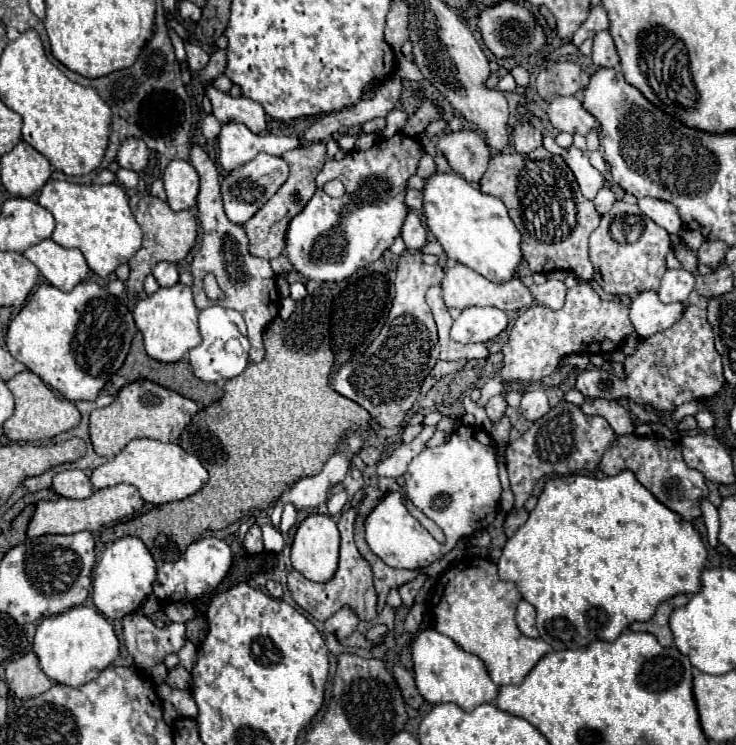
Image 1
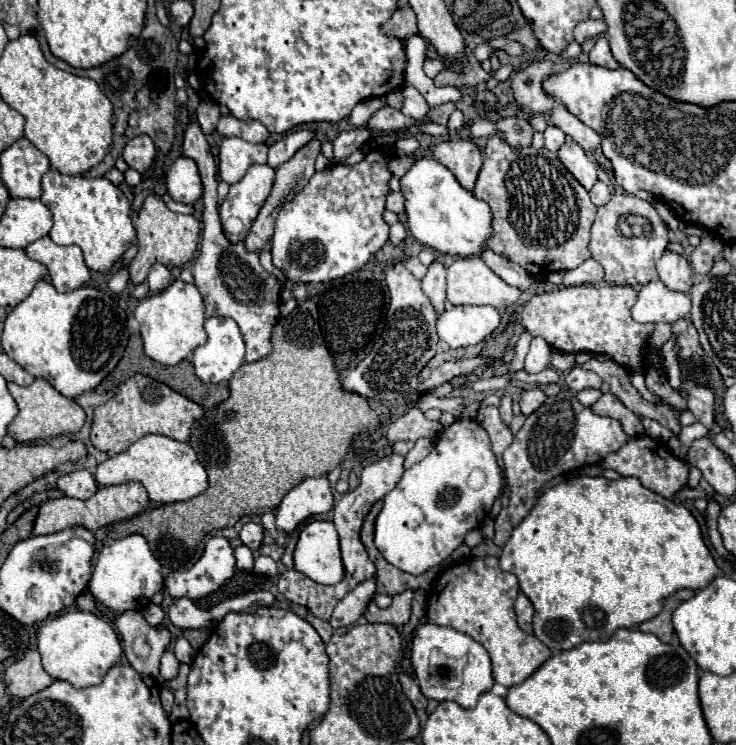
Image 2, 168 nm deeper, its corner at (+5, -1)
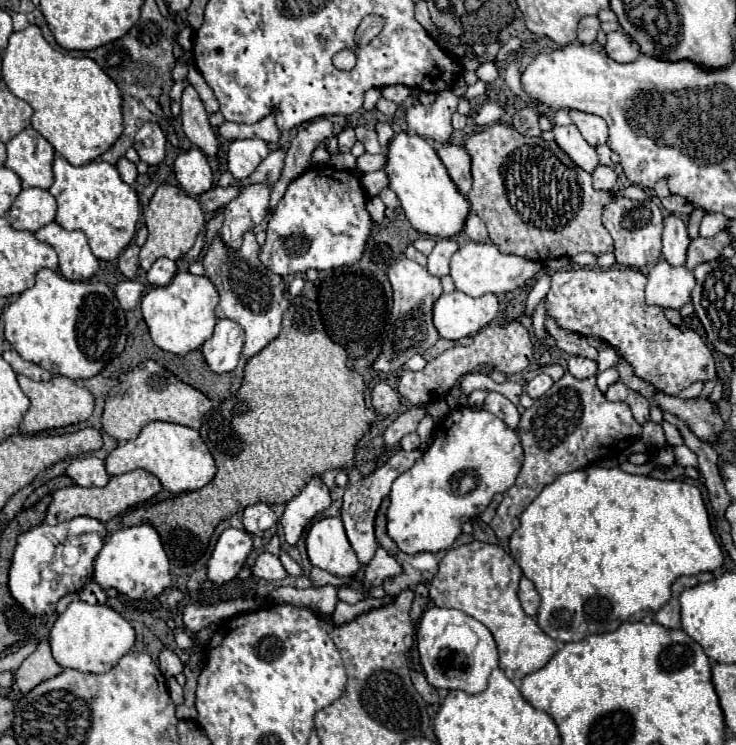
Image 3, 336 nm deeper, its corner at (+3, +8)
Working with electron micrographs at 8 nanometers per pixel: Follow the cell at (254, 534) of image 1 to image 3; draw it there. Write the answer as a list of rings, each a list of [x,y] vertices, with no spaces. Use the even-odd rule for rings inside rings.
[[[255,503],[243,511],[243,527],[251,535],[271,539],[277,531],[277,517],[267,503]]]

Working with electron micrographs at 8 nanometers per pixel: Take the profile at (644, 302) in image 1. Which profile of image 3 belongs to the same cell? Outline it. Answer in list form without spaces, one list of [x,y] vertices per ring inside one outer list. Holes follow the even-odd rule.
[[[659,261],[647,273],[645,303],[661,309],[681,309],[691,299],[695,277],[685,267],[671,267],[667,261]]]

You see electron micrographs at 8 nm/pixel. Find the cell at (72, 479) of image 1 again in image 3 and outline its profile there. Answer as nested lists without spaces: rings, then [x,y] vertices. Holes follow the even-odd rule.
[[[97,457],[75,459],[67,467],[67,475],[79,487],[103,487],[109,483],[109,475],[103,467],[103,461]]]

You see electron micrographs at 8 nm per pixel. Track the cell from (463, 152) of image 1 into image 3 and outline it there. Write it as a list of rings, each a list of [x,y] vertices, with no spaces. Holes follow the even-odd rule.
[[[443,143],[439,145],[437,153],[459,191],[467,195],[471,191],[471,155],[467,155],[467,149],[463,145]]]

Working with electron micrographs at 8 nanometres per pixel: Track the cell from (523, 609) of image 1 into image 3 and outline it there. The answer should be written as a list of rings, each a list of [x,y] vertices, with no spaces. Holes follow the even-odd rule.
[[[521,577],[521,583],[519,583],[519,601],[521,601],[523,611],[529,617],[535,617],[537,615],[537,609],[539,609],[539,593],[535,591],[533,583],[527,577]]]

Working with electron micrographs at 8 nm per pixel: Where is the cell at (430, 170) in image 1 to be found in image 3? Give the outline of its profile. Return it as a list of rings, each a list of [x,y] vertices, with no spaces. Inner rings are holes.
[[[363,153],[363,155],[357,159],[357,169],[359,169],[361,173],[377,171],[377,169],[383,169],[385,165],[387,165],[387,155],[385,155],[385,153],[379,153],[379,155]]]

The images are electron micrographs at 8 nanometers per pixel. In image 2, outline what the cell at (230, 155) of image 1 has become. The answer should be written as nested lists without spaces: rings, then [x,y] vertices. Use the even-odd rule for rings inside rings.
[[[223,138],[219,148],[219,174],[227,184],[239,182],[249,166],[267,162],[267,144],[251,144],[241,138]]]

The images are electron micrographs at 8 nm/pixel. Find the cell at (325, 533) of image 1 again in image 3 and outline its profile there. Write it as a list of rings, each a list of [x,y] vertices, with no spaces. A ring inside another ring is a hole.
[[[325,517],[313,523],[307,531],[305,545],[311,565],[319,569],[339,577],[357,575],[361,569],[339,517]]]

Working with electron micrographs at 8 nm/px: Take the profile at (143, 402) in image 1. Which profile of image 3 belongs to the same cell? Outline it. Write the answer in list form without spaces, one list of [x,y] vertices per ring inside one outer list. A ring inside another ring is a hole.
[[[143,361],[133,371],[125,373],[115,385],[107,399],[105,411],[101,417],[103,431],[111,435],[115,441],[129,441],[139,435],[139,431],[151,421],[167,421],[179,423],[191,429],[199,429],[201,419],[211,411],[211,401],[191,385],[179,381],[171,371],[161,367],[155,361]]]

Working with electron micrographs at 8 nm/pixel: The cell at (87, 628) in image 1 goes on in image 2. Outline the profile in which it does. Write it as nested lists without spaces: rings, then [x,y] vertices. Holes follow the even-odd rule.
[[[69,610],[57,618],[47,620],[37,638],[37,648],[43,658],[43,668],[55,680],[67,680],[75,688],[87,688],[93,684],[101,684],[103,676],[123,654],[121,642],[115,630],[103,618],[93,612]]]

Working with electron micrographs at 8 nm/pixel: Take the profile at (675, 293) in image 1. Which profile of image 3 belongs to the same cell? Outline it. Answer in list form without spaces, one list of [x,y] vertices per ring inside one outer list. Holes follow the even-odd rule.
[[[669,215],[665,217],[665,229],[663,229],[663,259],[667,263],[671,263],[673,267],[685,265],[687,259],[687,247],[689,247],[691,239],[687,235],[687,225],[675,217]]]

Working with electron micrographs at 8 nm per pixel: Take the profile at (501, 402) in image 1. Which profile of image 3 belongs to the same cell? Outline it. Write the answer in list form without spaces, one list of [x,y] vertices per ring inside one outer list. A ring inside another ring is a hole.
[[[489,393],[489,397],[485,399],[483,407],[487,411],[491,411],[493,415],[497,415],[499,419],[503,419],[503,423],[507,423],[507,427],[517,429],[519,413],[517,413],[517,407],[507,397],[503,397],[499,393]]]

